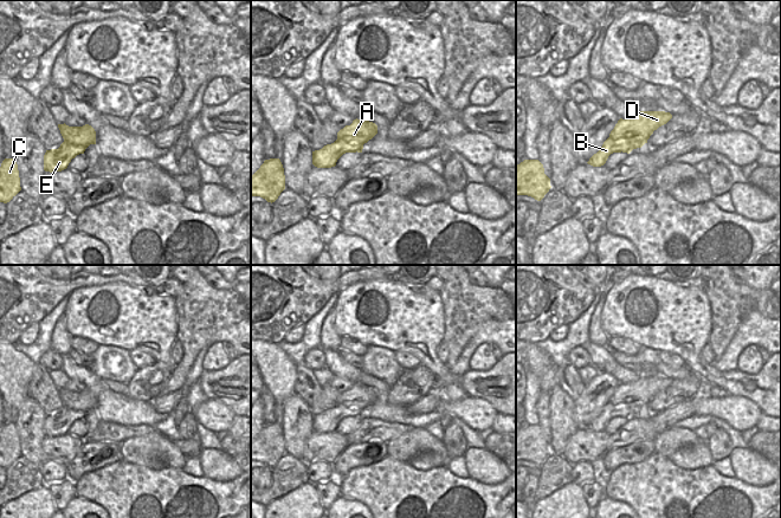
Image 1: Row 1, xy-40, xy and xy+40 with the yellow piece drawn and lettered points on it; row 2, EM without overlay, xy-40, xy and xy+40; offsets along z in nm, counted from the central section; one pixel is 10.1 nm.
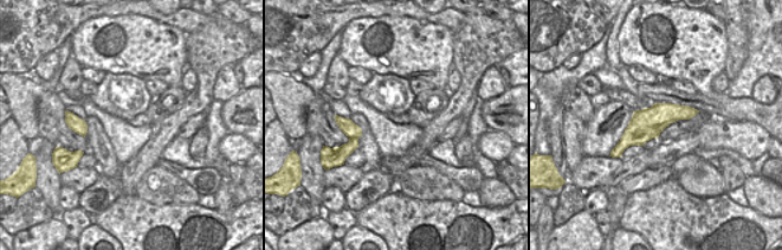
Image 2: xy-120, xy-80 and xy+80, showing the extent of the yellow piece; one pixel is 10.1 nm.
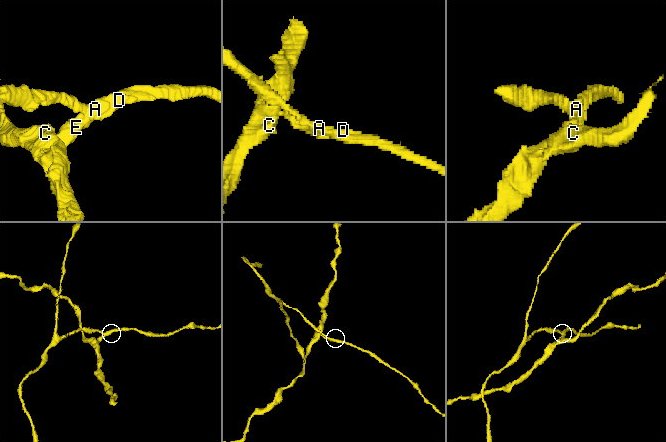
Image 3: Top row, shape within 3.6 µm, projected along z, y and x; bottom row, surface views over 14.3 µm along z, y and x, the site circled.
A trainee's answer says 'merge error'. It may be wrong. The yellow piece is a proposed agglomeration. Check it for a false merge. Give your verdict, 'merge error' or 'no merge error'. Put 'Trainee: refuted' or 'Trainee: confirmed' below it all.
merge error
Trainee: confirmed

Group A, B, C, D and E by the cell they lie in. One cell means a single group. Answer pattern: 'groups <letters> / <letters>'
groups A D / B C E

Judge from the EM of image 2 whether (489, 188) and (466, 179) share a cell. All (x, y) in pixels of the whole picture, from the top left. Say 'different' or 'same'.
different

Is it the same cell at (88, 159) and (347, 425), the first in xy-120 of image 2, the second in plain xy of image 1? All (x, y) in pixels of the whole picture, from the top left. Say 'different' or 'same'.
same

